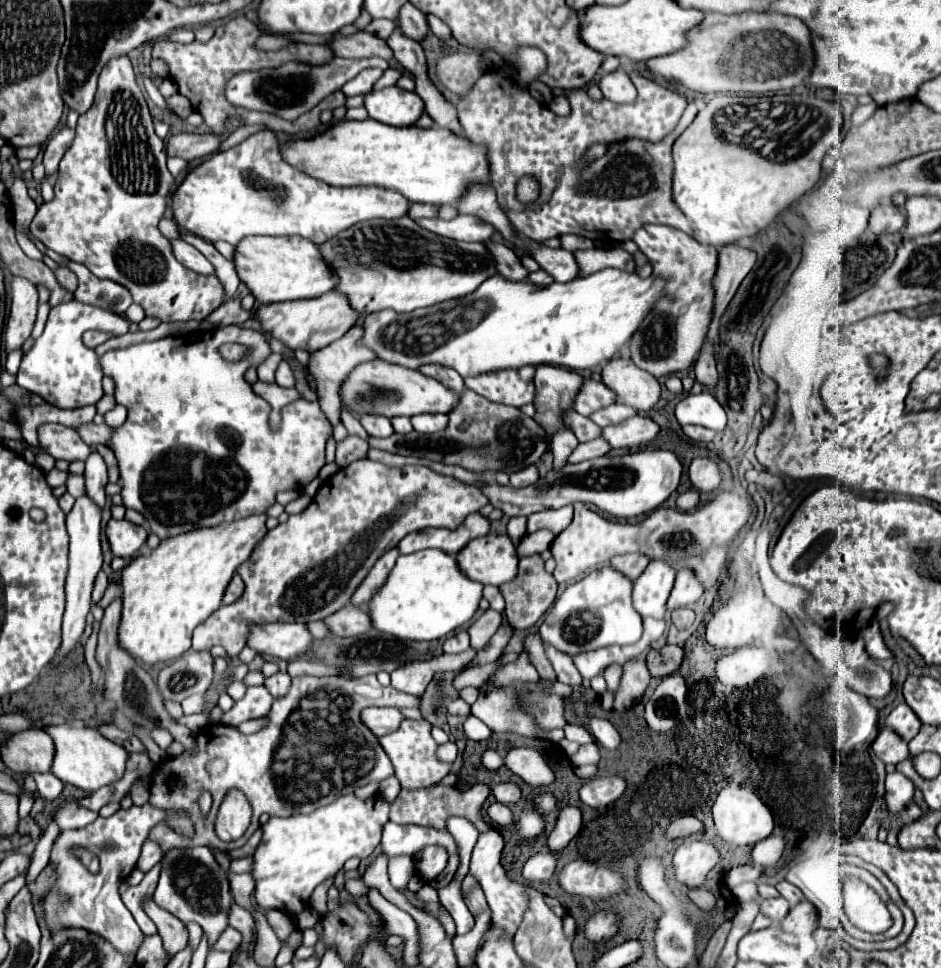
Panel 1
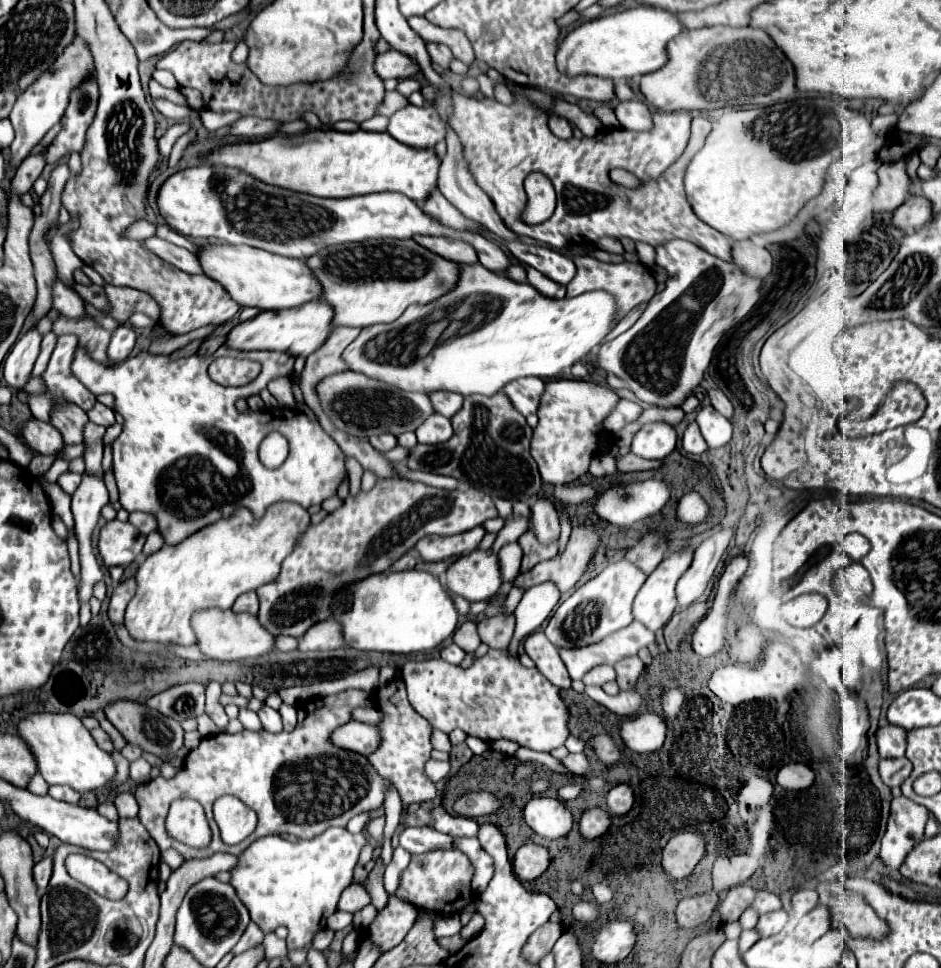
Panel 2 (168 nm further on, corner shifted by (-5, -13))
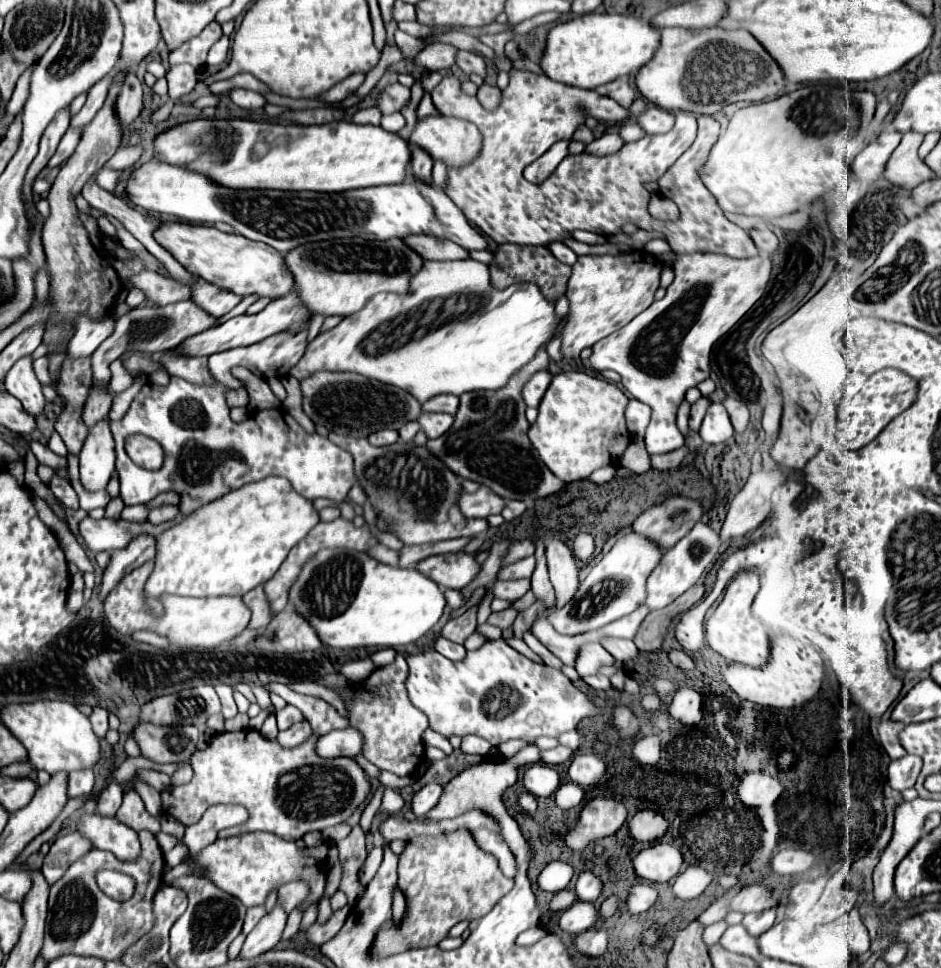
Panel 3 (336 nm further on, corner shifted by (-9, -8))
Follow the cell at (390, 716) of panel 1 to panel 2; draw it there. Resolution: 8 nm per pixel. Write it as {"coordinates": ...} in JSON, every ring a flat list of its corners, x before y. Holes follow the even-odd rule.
{"coordinates":[[351,720,331,734,331,744,341,750,369,756,379,746,379,730,377,726]]}

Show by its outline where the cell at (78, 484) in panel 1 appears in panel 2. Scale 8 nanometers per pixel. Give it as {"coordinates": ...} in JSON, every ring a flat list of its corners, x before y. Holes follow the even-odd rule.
{"coordinates":[[65,472,65,474,61,474,61,476,57,478,57,484,59,484,59,486,65,490,65,492,73,494,73,492,75,492,75,488,79,486,79,480,81,480,81,476,79,476,79,474]]}

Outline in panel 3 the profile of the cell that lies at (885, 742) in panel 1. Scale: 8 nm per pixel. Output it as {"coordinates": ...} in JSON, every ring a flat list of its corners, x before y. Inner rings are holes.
{"coordinates":[[905,755,899,761,891,761,889,769,887,769,889,785,897,791,913,787,917,781,917,775,921,771,921,763,923,761,917,755]]}

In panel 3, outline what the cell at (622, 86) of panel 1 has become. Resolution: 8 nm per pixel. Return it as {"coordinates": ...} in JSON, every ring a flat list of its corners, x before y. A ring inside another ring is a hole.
{"coordinates":[[649,105,639,117,637,123,645,129,645,133,655,135,655,133,667,133,673,127,673,113,659,109,655,105]]}

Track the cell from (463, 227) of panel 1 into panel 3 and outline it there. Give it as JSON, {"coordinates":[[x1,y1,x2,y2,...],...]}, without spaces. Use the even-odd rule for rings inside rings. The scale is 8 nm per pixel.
{"coordinates":[[409,235,403,239,411,249,415,249,423,259,449,261,449,259,469,259,469,251,451,243,447,239,437,239,431,235]]}

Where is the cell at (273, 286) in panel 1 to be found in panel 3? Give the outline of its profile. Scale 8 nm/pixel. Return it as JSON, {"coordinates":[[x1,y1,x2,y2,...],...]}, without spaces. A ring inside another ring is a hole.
{"coordinates":[[163,223,155,231,155,239,191,273,197,275,221,289,233,291,235,295,247,297,269,297,277,299,293,291,295,279,283,263,283,255,273,247,267,247,259,241,249,241,243,235,221,233,215,227,191,225,191,223]]}

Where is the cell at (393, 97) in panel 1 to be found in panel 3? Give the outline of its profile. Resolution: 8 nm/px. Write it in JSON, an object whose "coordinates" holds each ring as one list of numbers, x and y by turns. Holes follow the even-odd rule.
{"coordinates":[[429,115,415,123,411,137,409,137,409,145,421,147,433,159,443,159,447,163,447,167,465,165,479,153,481,133,473,123,469,123,465,119,455,119,455,117,445,117,445,115]]}

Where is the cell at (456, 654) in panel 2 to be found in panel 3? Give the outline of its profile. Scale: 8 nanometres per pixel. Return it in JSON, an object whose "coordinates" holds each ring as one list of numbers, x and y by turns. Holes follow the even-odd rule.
{"coordinates":[[439,637,439,639,437,639,435,649,437,649,441,655,445,655,447,659,451,659,451,661,461,661,461,659,465,657,465,647,463,647,463,645,457,645,457,643,453,643,453,641,445,639,445,637]]}

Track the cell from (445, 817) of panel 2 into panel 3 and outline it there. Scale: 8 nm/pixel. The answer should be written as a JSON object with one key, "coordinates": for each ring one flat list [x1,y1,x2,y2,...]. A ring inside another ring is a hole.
{"coordinates":[[431,783,431,785,425,785,421,791,415,793,413,797,413,813,417,817,429,813,431,809,435,809,439,805,439,799,441,799,441,793,443,793,443,787,437,785,437,783]]}

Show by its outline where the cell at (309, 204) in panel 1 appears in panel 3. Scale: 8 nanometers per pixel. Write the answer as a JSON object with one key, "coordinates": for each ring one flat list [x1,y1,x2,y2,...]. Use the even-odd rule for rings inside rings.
{"coordinates":[[149,161,141,165,131,177,127,185,127,197,141,209,153,213,157,211,159,215,173,217,177,221,187,221,187,223,205,223,205,225,215,225,219,221,229,223,235,233,261,241,277,249,279,253,287,253,301,243,311,243,311,241,325,241,325,239,335,239,335,237,365,237,365,239,391,239,391,237,407,237,413,233,427,233,435,235,439,239,449,239,453,243,459,243,461,247,473,251,473,249,487,249,489,243,487,239,475,229,467,217,459,211,459,207,437,187,425,185,413,179,399,183,399,185,381,185,381,187,367,187,367,189,353,189,345,193,313,193,313,191,275,191,275,189,263,189,263,191,253,191,253,189,231,189,215,183,213,179,207,179,199,175,197,171,191,171,187,167,175,167,169,163,159,163,159,161]]}

